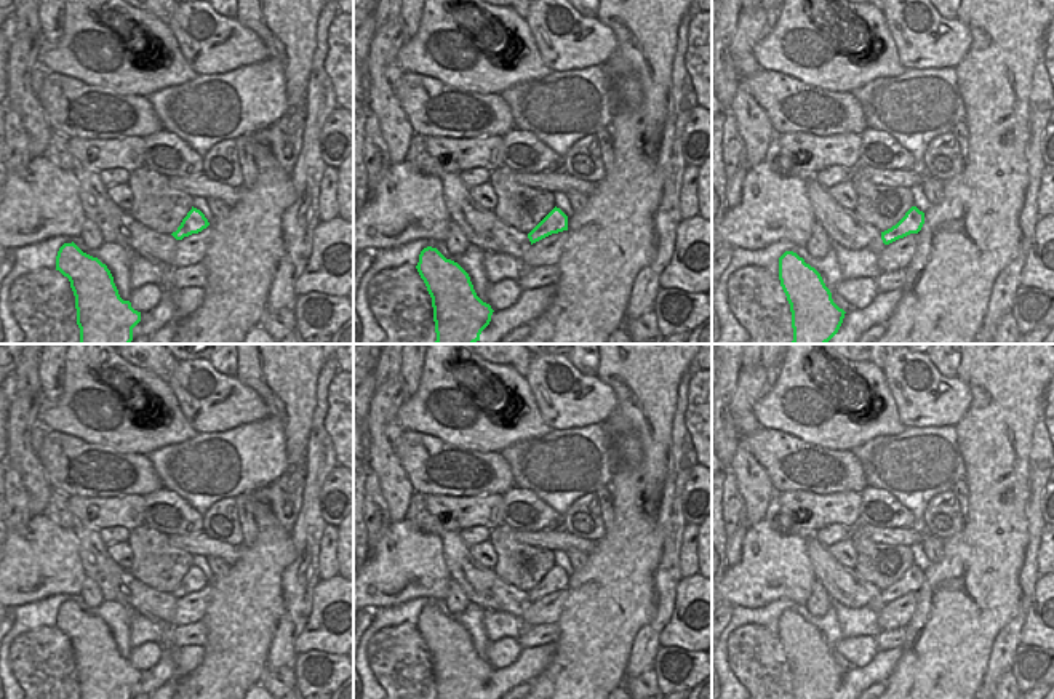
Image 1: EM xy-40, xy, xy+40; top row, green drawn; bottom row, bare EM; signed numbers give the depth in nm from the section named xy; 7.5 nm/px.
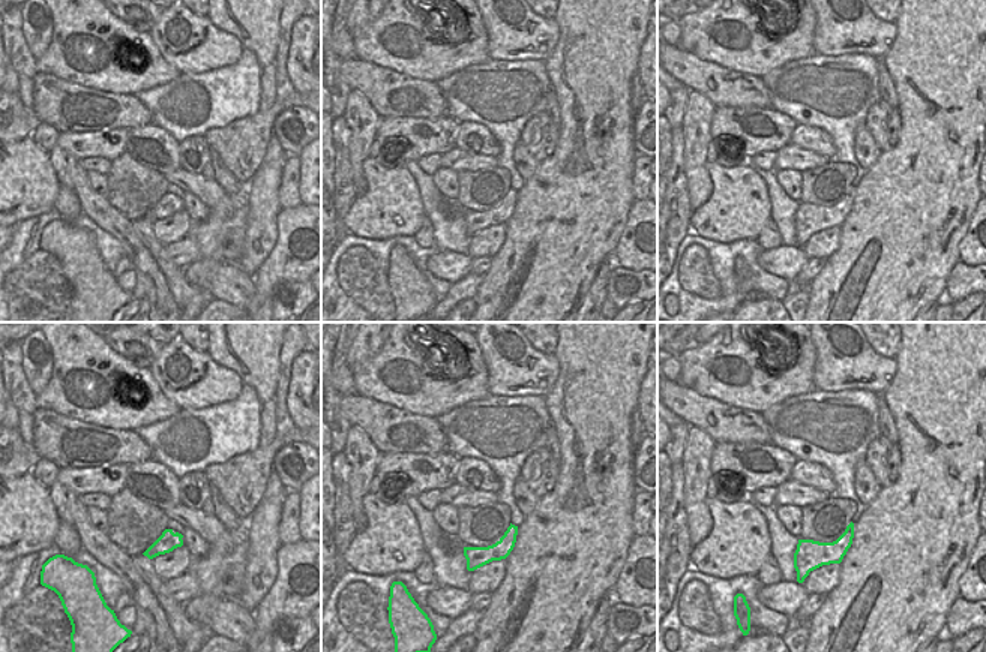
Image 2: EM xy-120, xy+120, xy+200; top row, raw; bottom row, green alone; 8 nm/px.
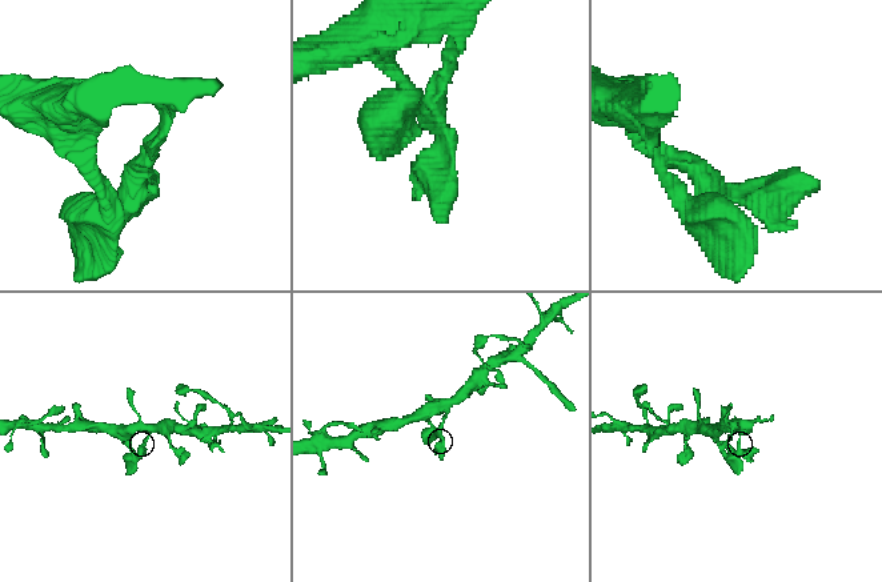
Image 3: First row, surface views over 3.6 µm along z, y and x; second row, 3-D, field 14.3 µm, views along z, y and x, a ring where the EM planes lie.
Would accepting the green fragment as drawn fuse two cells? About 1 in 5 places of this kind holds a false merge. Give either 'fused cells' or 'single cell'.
single cell

